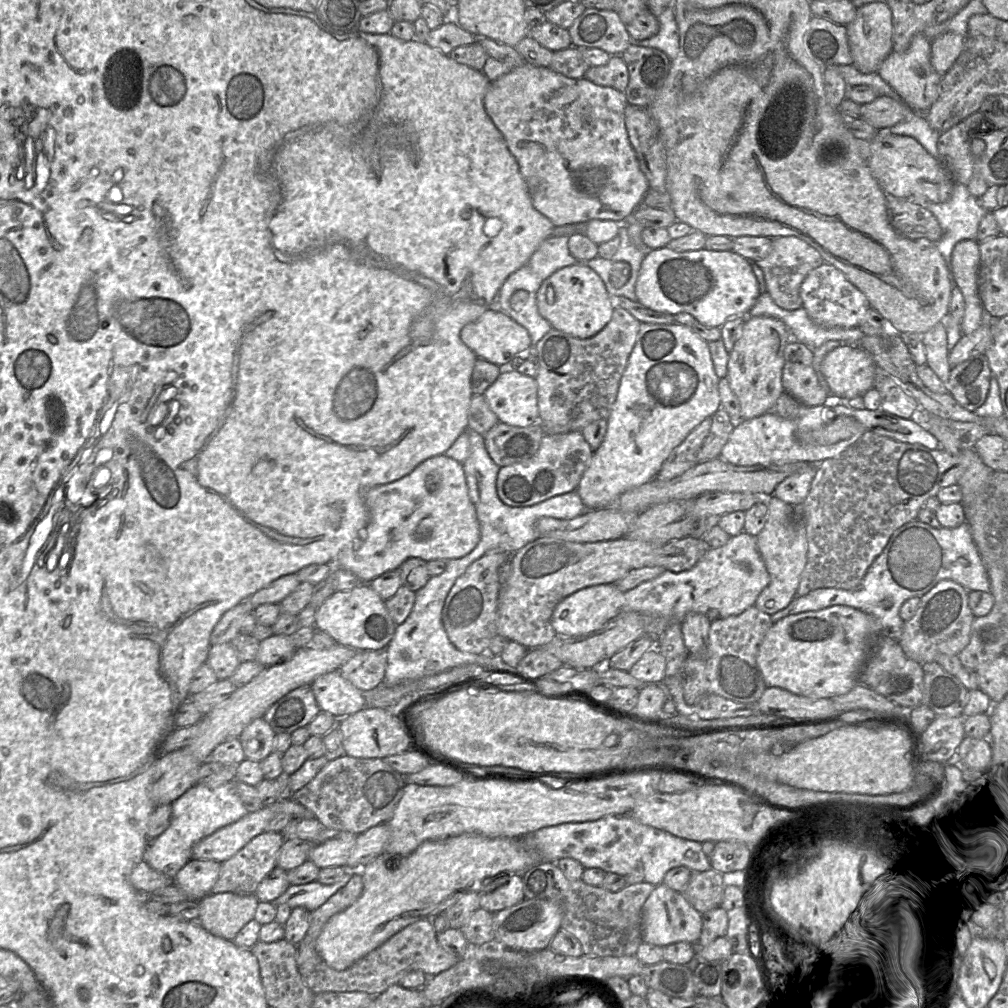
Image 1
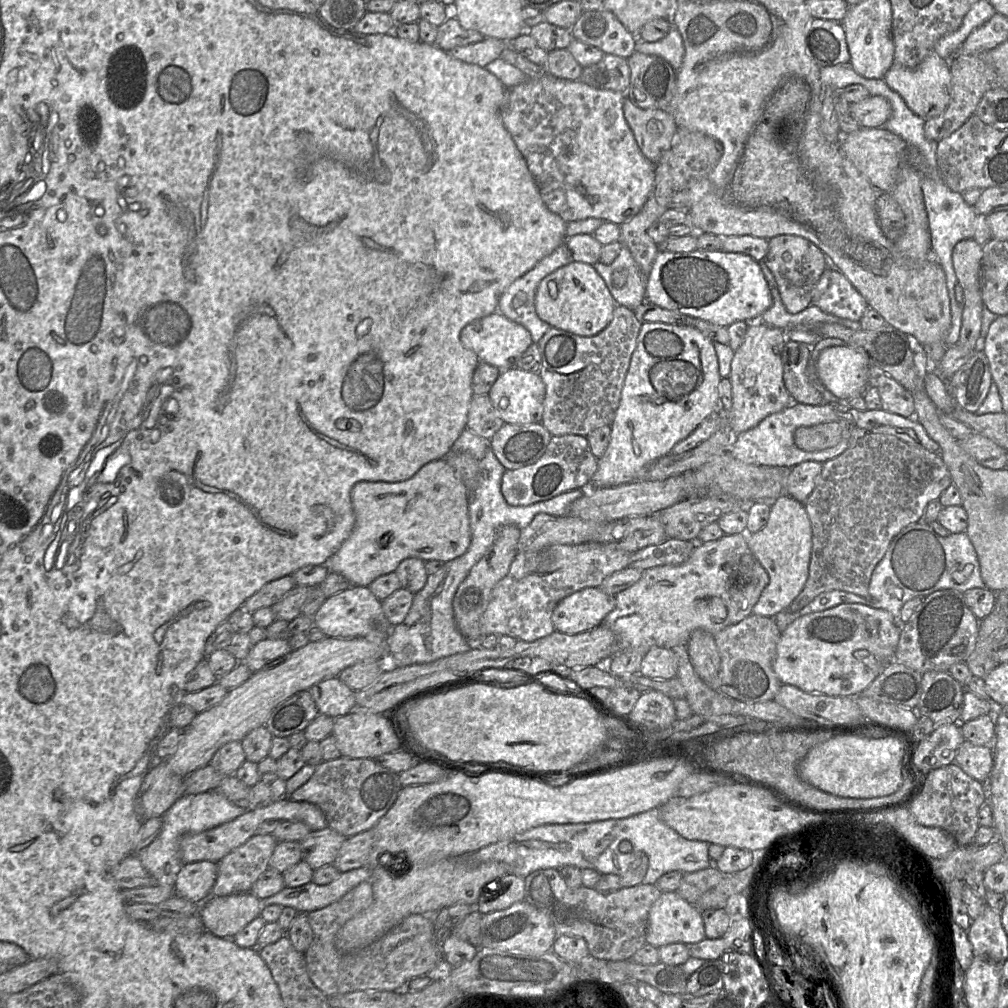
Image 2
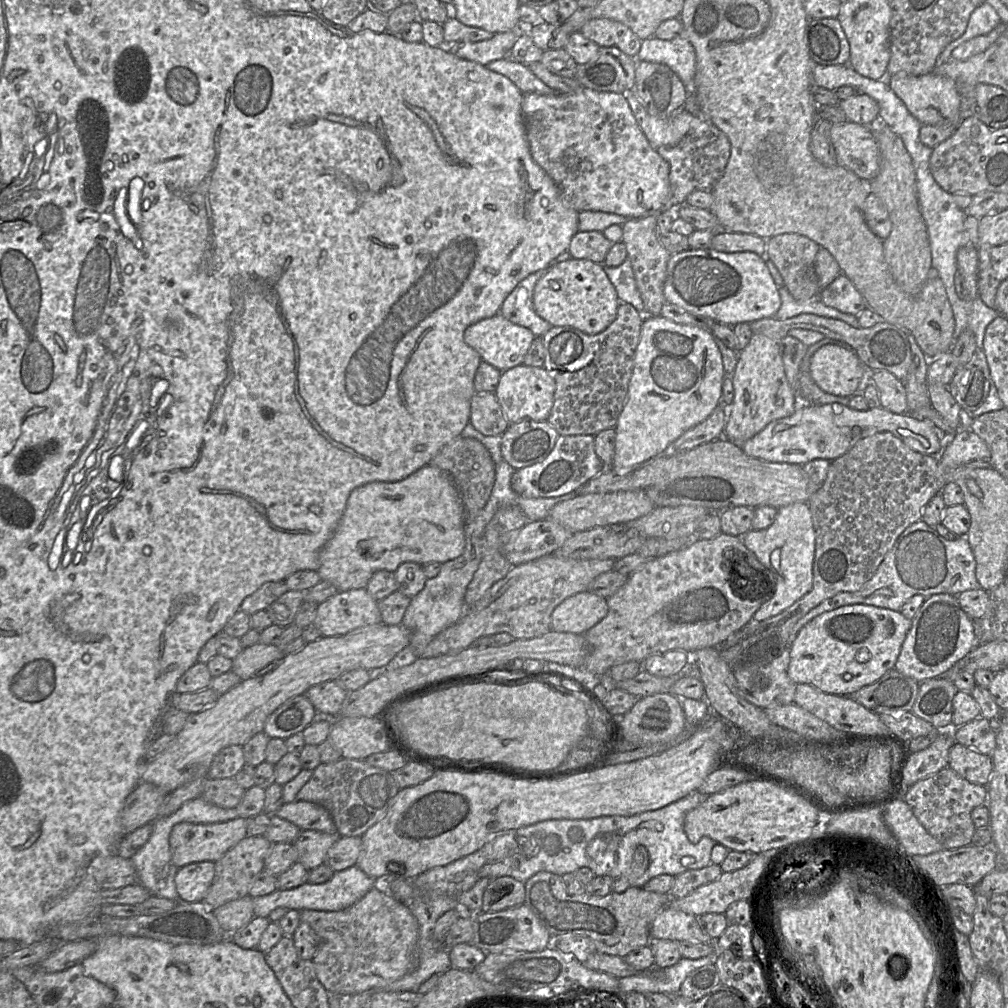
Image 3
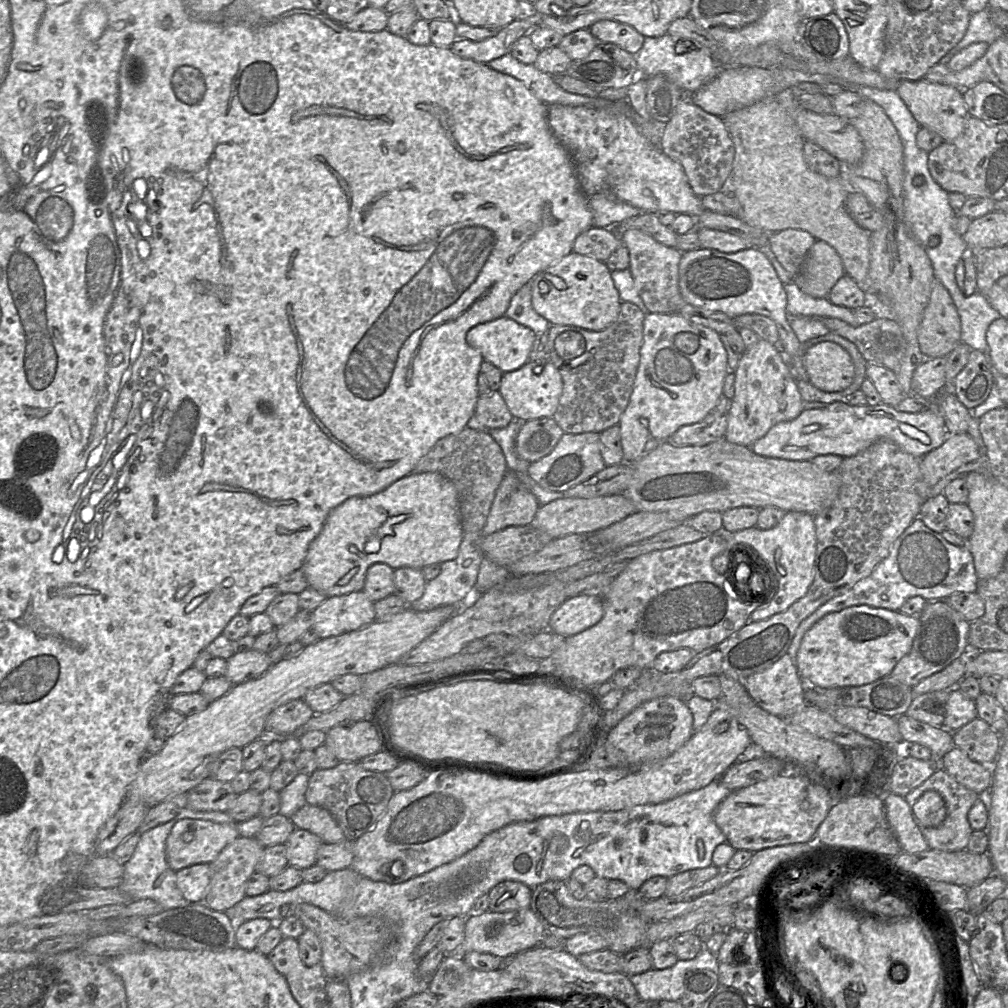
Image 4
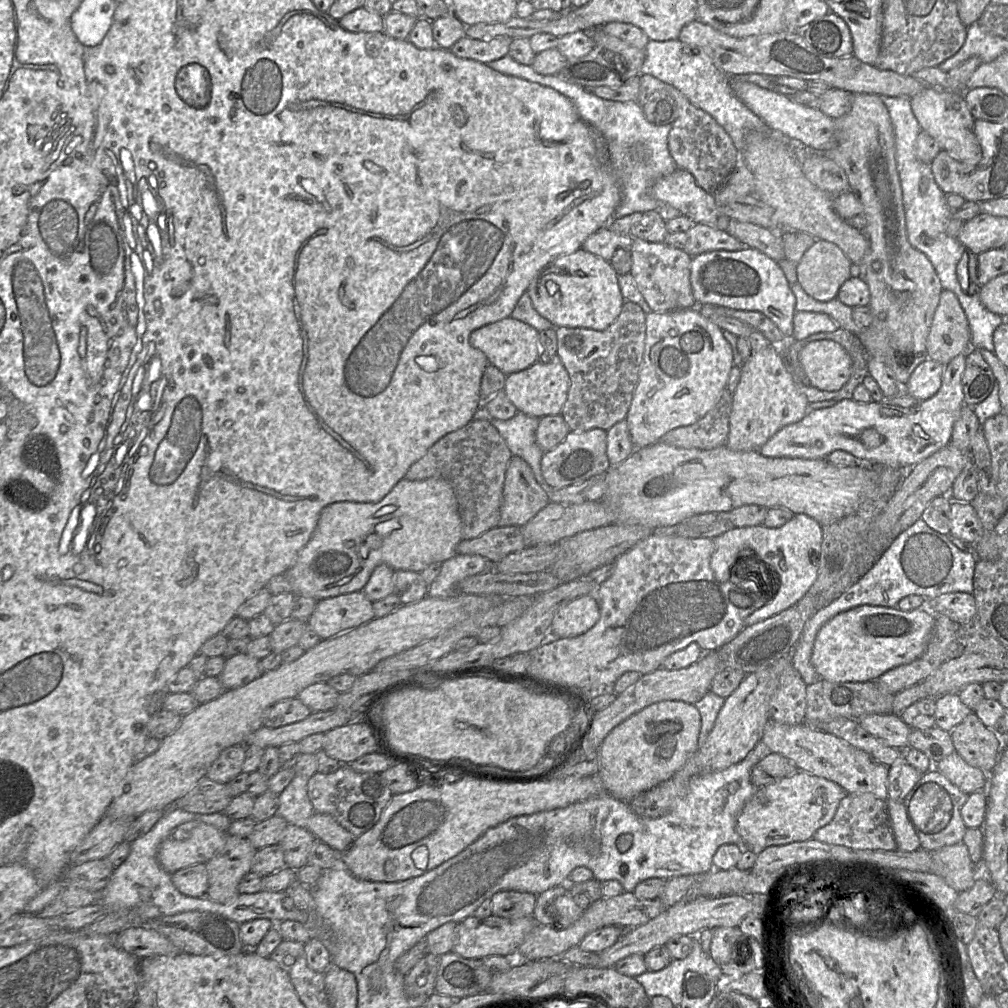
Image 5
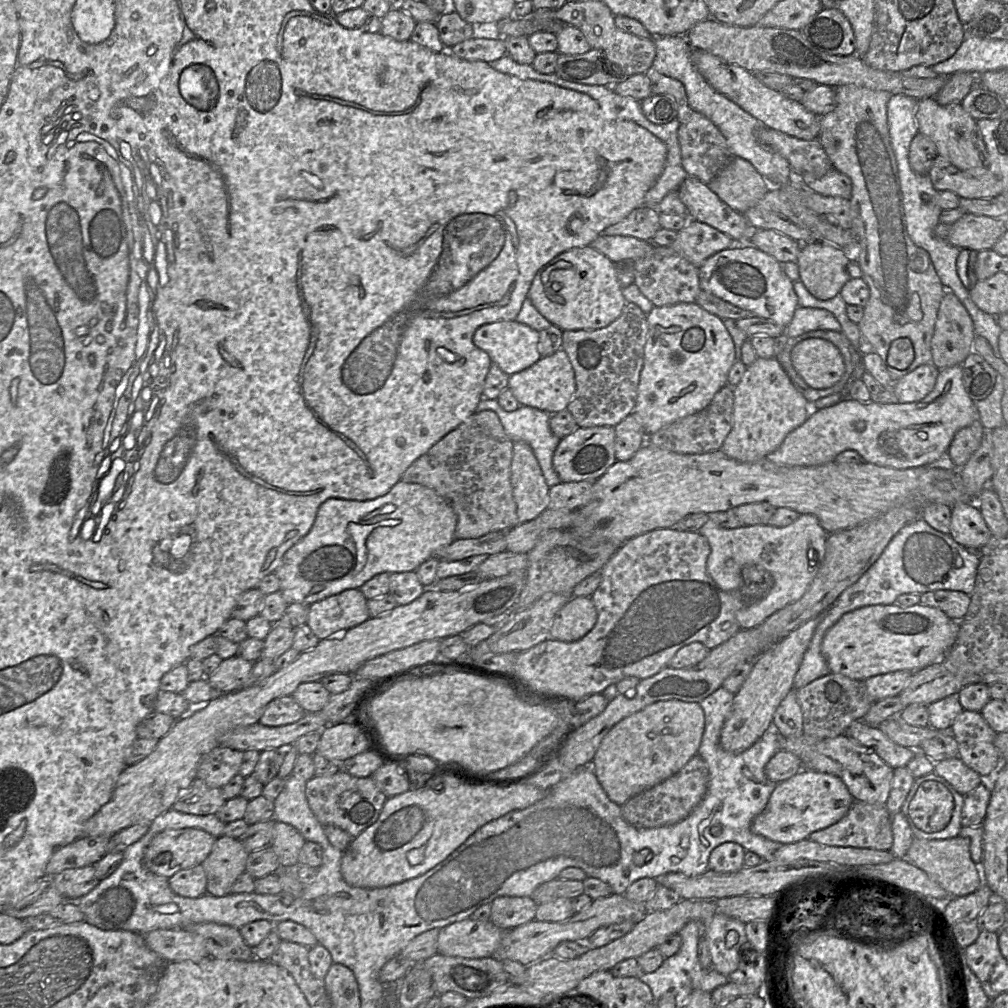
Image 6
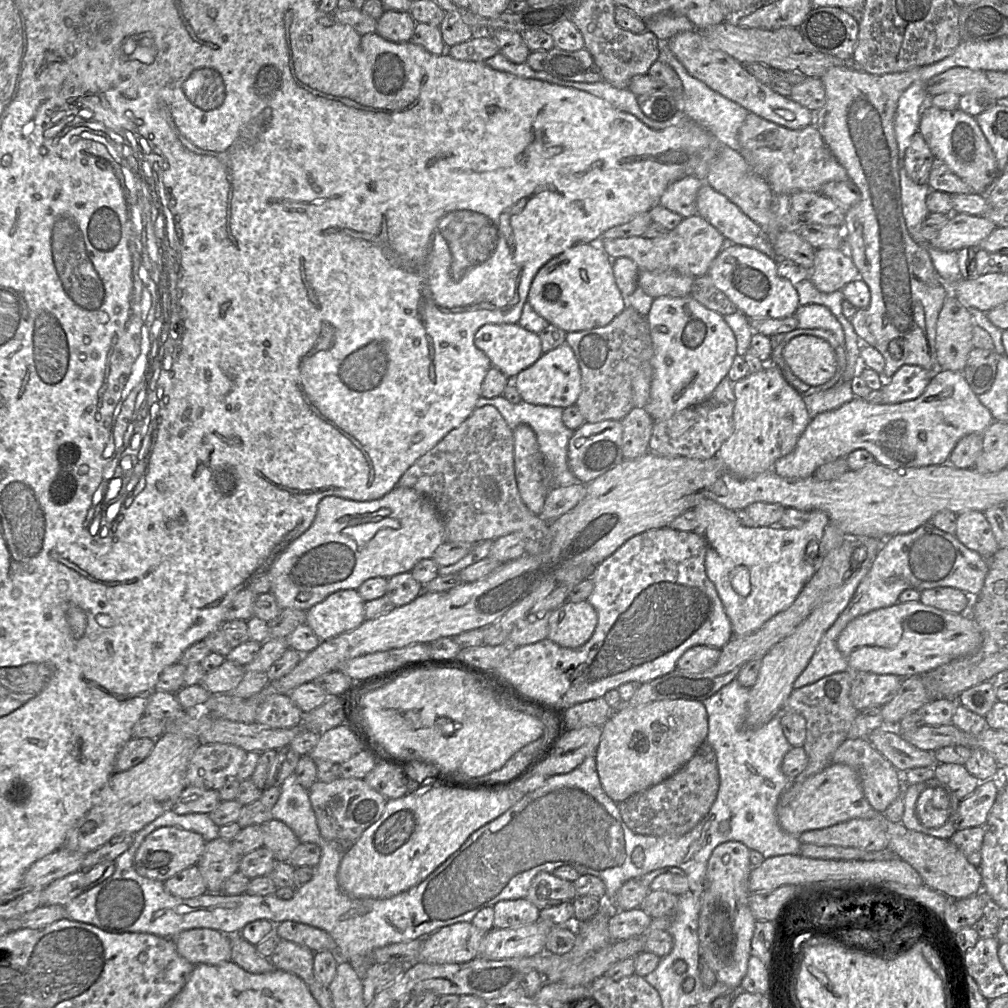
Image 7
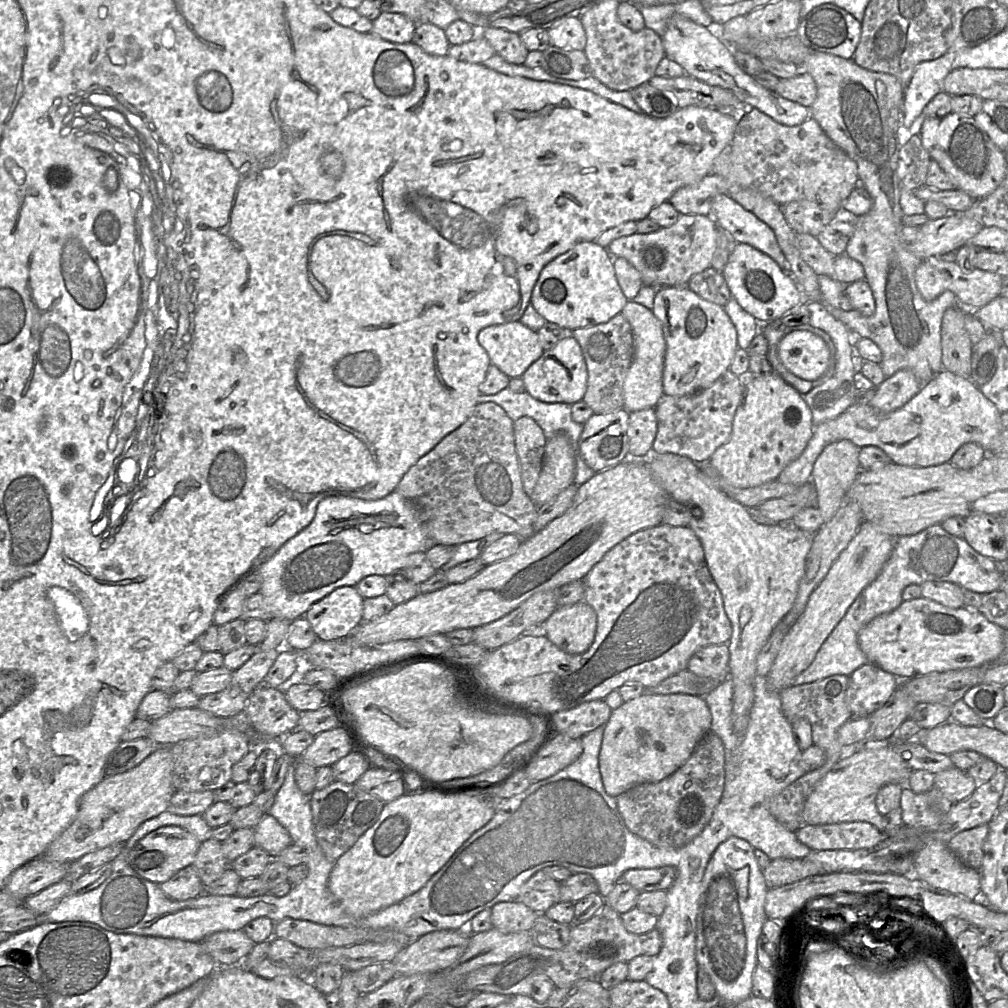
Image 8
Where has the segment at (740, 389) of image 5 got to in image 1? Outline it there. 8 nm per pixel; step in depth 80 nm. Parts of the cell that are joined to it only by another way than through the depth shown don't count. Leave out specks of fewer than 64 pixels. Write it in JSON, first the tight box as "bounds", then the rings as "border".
{"bounds":[727,316,792,420],"border":[[[770,316],[747,317],[741,332],[729,353],[727,376],[729,385],[740,404],[740,419],[749,420],[770,411],[784,393],[782,370],[784,349],[792,339],[788,327]]]}

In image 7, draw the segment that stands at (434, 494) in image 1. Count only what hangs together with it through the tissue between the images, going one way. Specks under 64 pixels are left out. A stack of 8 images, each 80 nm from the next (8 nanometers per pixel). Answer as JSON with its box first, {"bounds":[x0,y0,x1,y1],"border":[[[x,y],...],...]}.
{"bounds":[268,486,446,611],"border":[[[396,486],[384,496],[369,501],[356,501],[338,496],[326,496],[317,505],[311,526],[291,542],[274,560],[268,570],[270,592],[278,606],[307,611],[339,590],[355,589],[375,577],[390,577],[411,572],[422,559],[432,558],[436,549],[446,541],[442,517],[436,505],[414,489]]]}

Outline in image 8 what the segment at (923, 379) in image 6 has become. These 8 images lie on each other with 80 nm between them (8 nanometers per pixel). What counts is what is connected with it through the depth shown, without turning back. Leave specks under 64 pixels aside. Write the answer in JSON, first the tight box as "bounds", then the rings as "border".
{"bounds":[869,369,921,413],"border":[[[902,369],[875,388],[875,396],[869,404],[876,411],[890,413],[904,406],[921,388],[914,373]]]}

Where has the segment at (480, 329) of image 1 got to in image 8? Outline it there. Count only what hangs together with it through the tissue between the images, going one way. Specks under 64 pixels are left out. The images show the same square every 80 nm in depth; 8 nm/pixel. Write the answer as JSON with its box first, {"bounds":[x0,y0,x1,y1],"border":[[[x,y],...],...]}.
{"bounds":[477,321,544,378],"border":[[[520,321],[486,327],[477,340],[491,363],[509,378],[521,377],[544,352],[538,333]]]}

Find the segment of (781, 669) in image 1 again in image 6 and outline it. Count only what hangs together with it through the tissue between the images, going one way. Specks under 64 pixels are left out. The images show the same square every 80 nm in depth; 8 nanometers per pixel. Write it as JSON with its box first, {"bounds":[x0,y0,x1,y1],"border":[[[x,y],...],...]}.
{"bounds":[822,603,959,680],"border":[[[920,603],[909,607],[895,604],[865,606],[844,614],[826,632],[822,641],[822,654],[830,673],[841,674],[854,680],[865,680],[899,670],[916,673],[930,665],[944,662],[956,642],[958,632],[959,622],[950,619],[935,607]]]}

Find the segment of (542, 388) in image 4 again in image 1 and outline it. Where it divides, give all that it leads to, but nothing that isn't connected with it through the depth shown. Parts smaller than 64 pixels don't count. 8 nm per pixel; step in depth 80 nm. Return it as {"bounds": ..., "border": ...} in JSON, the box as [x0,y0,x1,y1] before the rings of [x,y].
{"bounds":[483,371,539,427],"border":[[[503,371],[483,394],[499,422],[527,427],[539,421],[538,387],[534,377]]]}

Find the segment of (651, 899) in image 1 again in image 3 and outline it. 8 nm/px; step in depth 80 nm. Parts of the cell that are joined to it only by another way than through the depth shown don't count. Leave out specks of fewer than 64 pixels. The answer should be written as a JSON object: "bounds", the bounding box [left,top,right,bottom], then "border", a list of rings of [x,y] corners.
{"bounds":[651,907,714,943],"border":[[[670,907],[663,908],[651,925],[651,938],[712,943],[714,940],[699,925],[698,916]]]}

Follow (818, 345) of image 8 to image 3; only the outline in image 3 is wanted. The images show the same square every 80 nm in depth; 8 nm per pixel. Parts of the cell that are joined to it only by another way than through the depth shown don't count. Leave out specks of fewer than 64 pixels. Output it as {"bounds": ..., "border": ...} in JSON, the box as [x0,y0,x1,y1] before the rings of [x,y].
{"bounds":[810,344,865,396],"border":[[[828,344],[811,358],[810,373],[823,391],[836,396],[853,396],[864,374],[865,366],[852,349]]]}

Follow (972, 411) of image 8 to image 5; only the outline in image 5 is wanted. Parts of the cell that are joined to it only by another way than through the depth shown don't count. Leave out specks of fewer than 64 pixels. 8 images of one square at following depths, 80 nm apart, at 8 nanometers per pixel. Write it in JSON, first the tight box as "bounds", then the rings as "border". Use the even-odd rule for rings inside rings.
{"bounds":[758,354,966,468],"border":[[[959,354],[944,365],[942,384],[930,399],[909,408],[881,402],[858,403],[843,399],[834,406],[813,410],[799,422],[787,425],[772,436],[758,452],[766,457],[825,459],[836,450],[851,453],[861,464],[883,464],[912,468],[950,443],[954,423],[965,404],[961,379],[966,354]],[[918,425],[929,436],[926,440],[913,432]]]}

